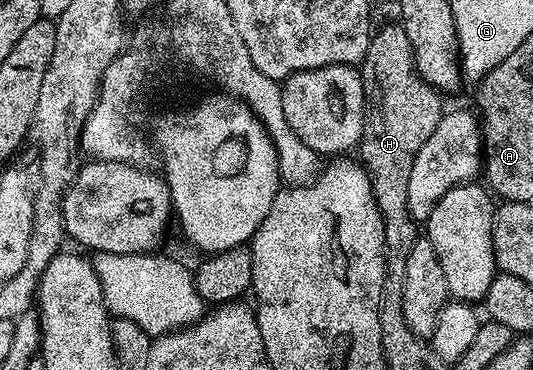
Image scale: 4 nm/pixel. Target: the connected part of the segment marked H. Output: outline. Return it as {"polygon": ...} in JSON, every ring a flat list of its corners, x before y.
{"polygon":[[397,21,385,23,378,31,376,28,372,32,369,48,359,64,359,70,365,90,365,124,359,144,359,159,369,175,377,208,385,220,385,259,405,259,405,251,411,251,419,238,418,220,411,217,411,209,407,205,407,185,411,181,415,157,419,149,423,149,423,141,435,133,435,125,441,120,442,96,418,73,411,41,407,41,407,33]]}

